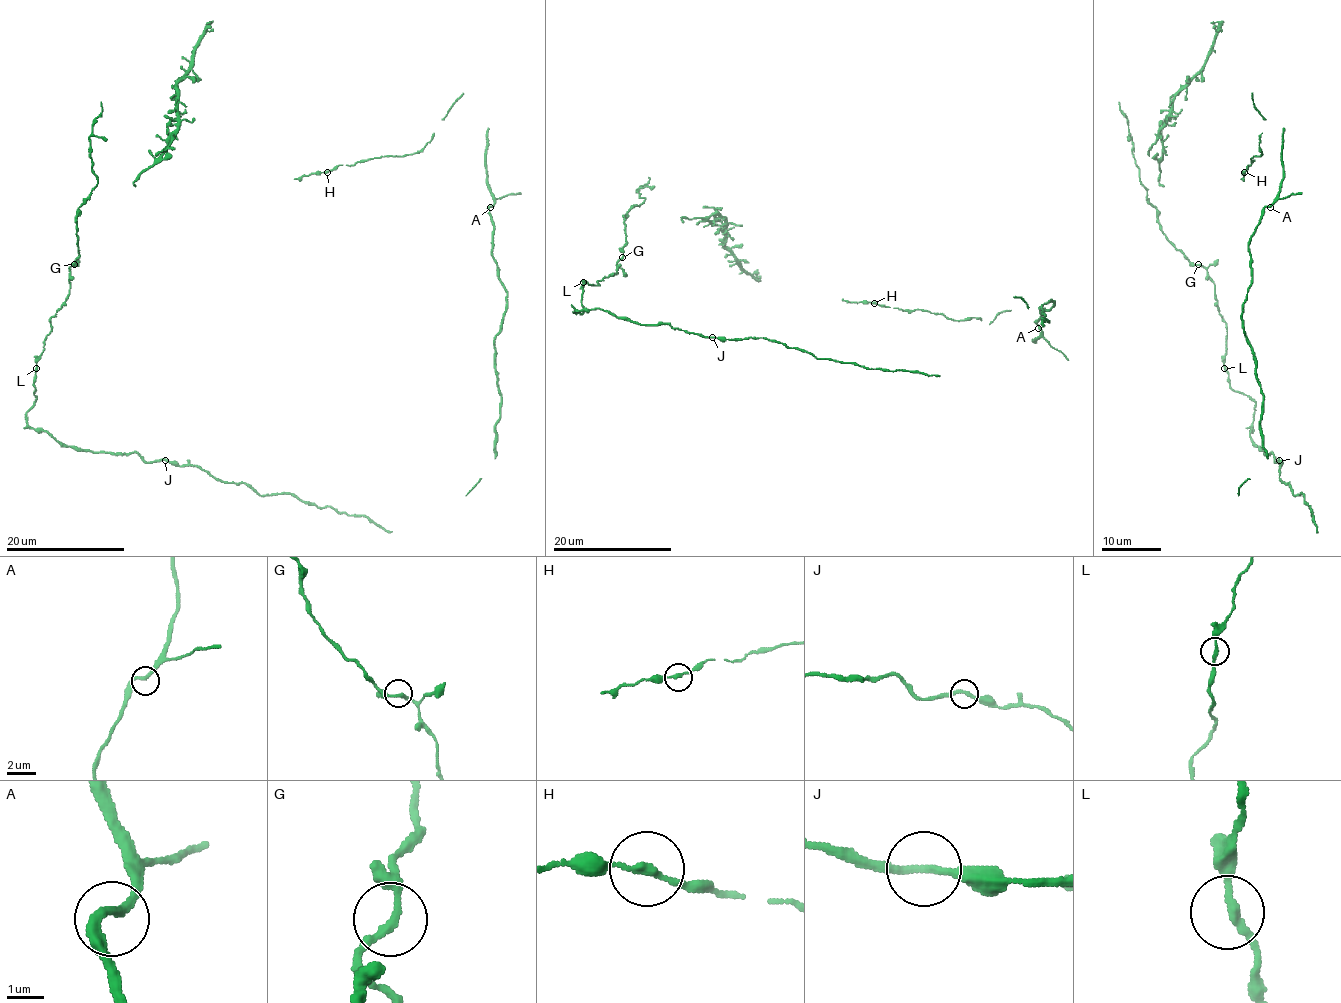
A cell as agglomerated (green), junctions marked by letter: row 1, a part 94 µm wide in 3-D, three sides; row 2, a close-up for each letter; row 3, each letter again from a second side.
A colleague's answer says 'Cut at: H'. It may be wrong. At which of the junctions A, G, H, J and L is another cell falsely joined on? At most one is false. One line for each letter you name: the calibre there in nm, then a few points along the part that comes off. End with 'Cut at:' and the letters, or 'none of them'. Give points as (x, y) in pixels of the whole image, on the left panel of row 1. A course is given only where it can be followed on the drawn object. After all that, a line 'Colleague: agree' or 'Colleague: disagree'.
Cut at: none of them
Colleague: disagree

